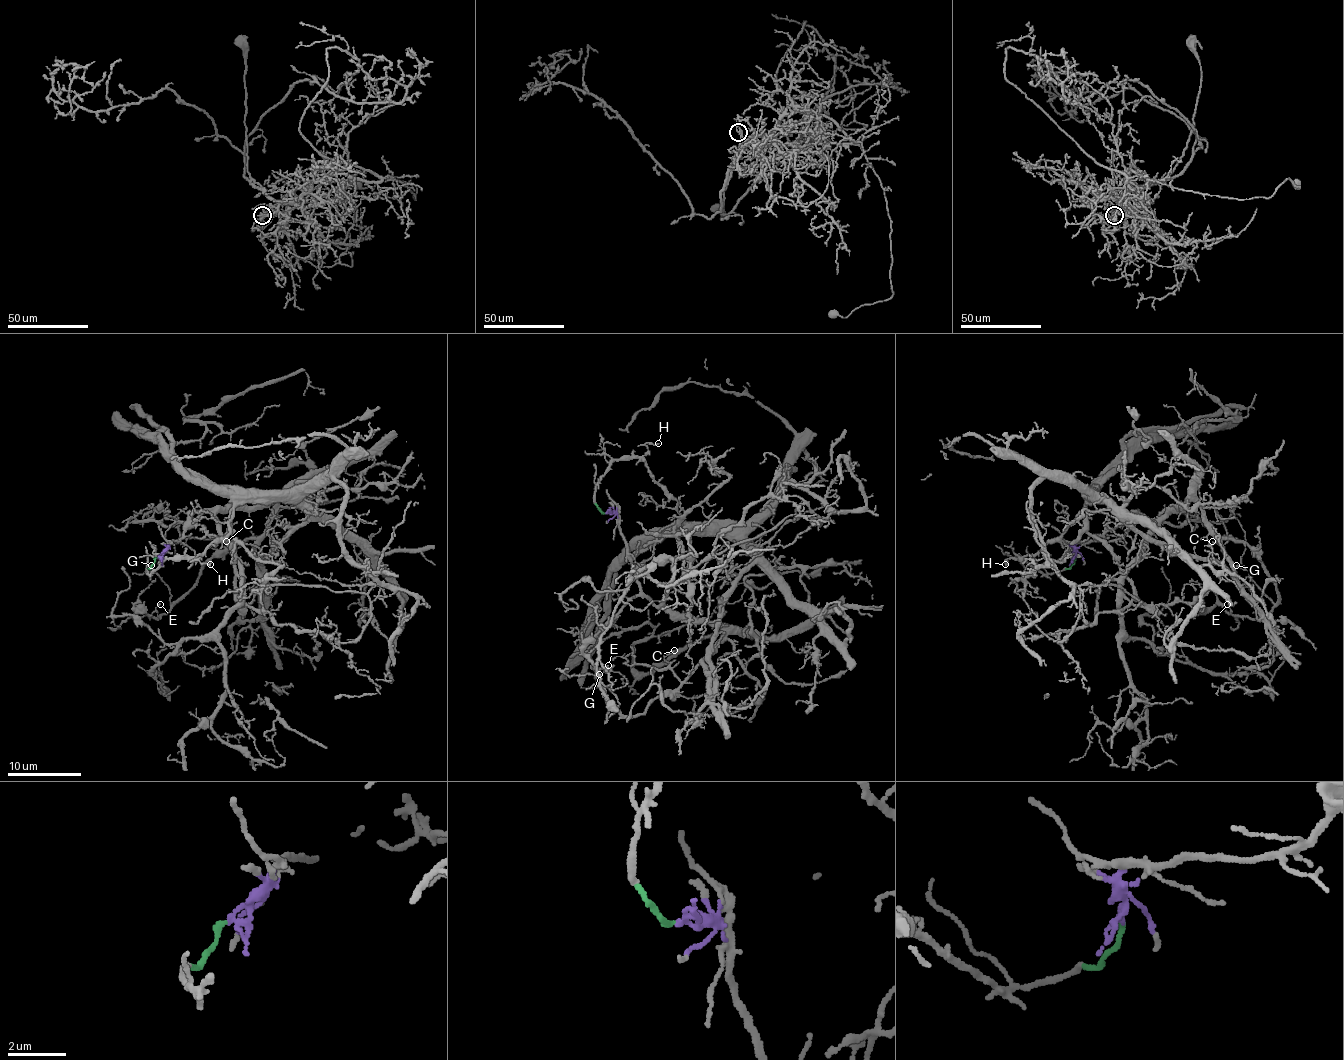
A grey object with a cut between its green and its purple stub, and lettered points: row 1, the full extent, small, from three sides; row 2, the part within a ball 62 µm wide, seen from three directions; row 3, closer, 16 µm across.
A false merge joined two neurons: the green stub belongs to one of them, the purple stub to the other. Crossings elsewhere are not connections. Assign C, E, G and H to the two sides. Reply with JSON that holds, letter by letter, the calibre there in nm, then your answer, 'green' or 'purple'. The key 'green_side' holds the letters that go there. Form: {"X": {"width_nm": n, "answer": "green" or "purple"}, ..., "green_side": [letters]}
{"C": {"width_nm": 110, "answer": "purple"}, "E": {"width_nm": 100, "answer": "purple"}, "G": {"width_nm": 140, "answer": "purple"}, "H": {"width_nm": 140, "answer": "green"}, "green_side": ["H"]}

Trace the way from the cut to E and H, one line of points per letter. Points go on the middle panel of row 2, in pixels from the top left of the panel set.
E: (605, 513), (617, 517), (642, 591), (721, 631), (675, 689), (636, 715), (608, 702), (597, 680), (608, 665)
H: (605, 513), (595, 506), (597, 480), (614, 461), (642, 457), (647, 450), (645, 444), (658, 443)

